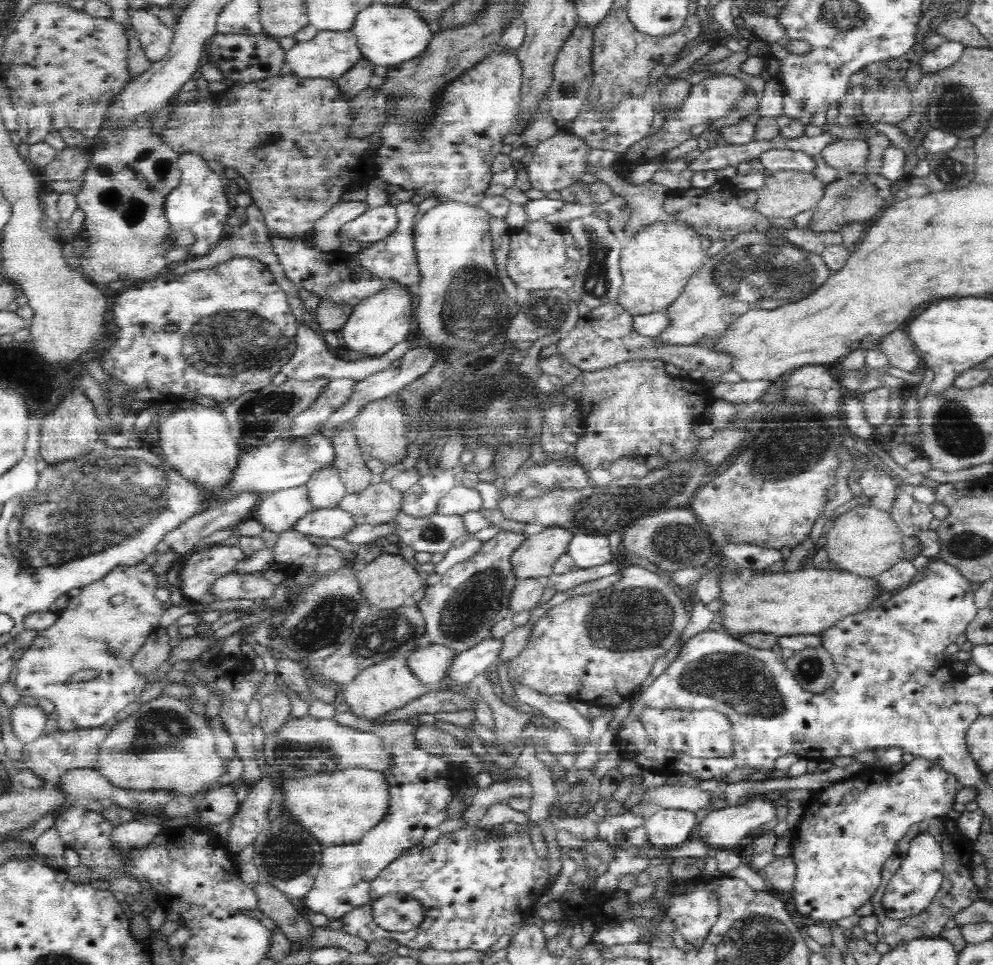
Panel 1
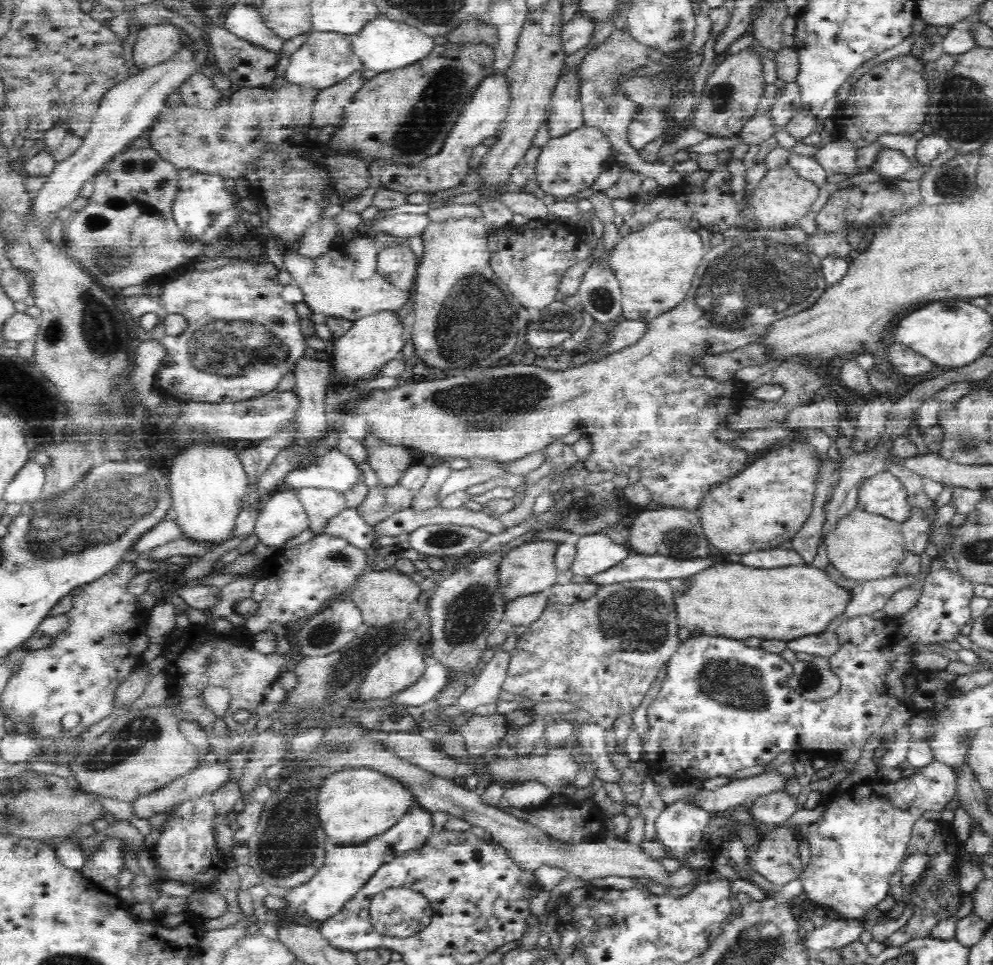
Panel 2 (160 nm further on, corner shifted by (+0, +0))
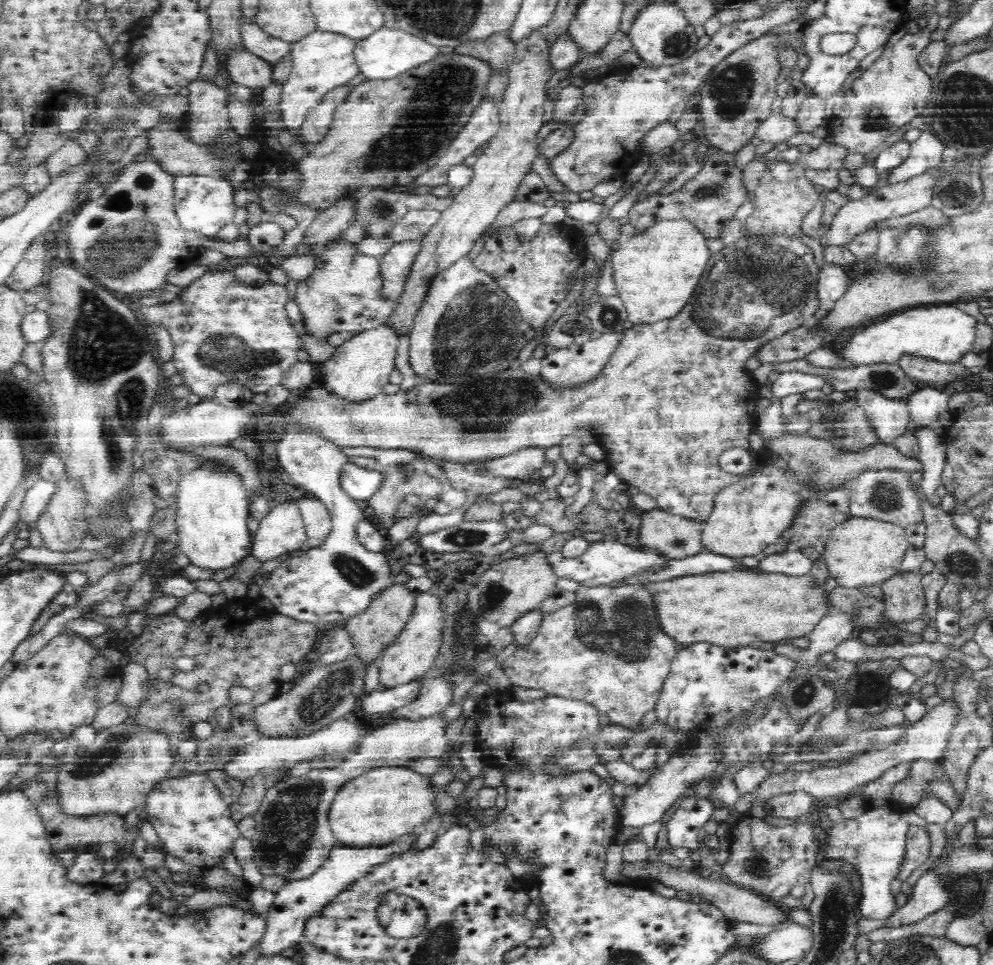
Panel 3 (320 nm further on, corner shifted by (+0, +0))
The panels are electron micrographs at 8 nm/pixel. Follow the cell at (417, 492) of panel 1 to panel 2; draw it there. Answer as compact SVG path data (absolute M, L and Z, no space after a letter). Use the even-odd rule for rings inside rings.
M488 463L487 465L471 466L467 469L453 470L441 485L441 488L435 493L435 502L437 505L442 502L446 496L461 489L467 490L471 486L485 483L490 479L501 479L506 473L499 466L500 463Z

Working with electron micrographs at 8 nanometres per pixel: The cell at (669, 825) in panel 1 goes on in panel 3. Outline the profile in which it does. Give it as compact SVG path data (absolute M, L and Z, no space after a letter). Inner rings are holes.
M690 796L682 799L665 823L670 846L698 849L701 837L706 836L704 826L712 820L716 806L707 798Z

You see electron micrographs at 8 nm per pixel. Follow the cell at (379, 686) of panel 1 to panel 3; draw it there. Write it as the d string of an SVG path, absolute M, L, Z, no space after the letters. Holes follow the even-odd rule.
M415 592L416 608L411 614L410 621L395 639L394 643L386 646L378 656L379 674L378 688L394 688L414 680L422 679L428 672L441 646L441 630L443 628L443 612L440 610L440 599L437 595L426 592Z

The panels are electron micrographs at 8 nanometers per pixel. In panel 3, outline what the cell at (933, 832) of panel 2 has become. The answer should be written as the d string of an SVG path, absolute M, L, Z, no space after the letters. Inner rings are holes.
M909 826L906 858L904 866L897 876L902 884L906 883L906 878L916 868L920 868L930 858L930 844L932 844L930 834L928 834L928 830L924 829L924 826Z

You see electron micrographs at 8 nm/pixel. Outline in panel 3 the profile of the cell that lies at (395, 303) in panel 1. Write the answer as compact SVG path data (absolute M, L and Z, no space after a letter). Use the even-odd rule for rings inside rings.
M389 321L355 332L354 336L336 346L332 356L321 364L322 388L338 396L347 396L350 400L366 400L383 392L383 386L392 380L395 370L394 358L400 340L398 333L398 328Z

